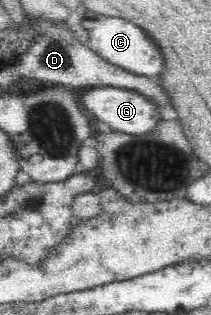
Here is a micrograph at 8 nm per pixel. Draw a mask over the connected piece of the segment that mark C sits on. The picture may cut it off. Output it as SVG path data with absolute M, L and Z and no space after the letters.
M97 16L80 22L88 32L86 45L109 64L118 66L134 75L153 77L163 70L163 56L154 40L136 24L111 16Z

